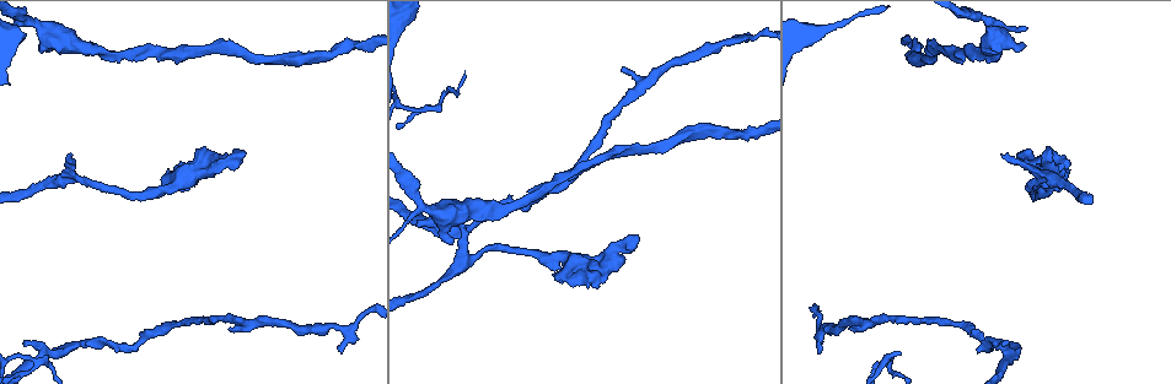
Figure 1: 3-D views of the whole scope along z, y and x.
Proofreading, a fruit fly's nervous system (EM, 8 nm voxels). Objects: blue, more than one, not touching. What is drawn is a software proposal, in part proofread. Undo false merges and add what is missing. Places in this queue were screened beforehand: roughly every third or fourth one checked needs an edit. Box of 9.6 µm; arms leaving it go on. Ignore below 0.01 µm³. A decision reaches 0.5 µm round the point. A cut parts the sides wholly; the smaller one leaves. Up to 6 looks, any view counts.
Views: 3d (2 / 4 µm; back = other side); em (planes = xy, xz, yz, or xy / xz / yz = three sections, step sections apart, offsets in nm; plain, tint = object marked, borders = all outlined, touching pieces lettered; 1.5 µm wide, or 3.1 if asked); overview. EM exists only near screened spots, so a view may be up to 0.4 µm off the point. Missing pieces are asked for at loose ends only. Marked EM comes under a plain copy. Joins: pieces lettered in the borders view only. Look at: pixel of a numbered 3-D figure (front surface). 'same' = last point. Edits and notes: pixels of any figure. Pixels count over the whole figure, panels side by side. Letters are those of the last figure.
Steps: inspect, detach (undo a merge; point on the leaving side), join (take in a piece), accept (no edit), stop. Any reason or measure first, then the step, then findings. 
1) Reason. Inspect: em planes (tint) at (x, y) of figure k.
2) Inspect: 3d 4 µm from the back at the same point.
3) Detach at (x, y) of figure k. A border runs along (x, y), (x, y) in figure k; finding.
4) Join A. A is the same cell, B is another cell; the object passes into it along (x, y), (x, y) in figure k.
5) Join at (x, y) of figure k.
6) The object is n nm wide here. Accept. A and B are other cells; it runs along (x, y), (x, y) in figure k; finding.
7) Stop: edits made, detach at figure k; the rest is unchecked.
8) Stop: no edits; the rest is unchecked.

Tapers out. Inspect: em planes (borders) at (622, 71) of figure 1.

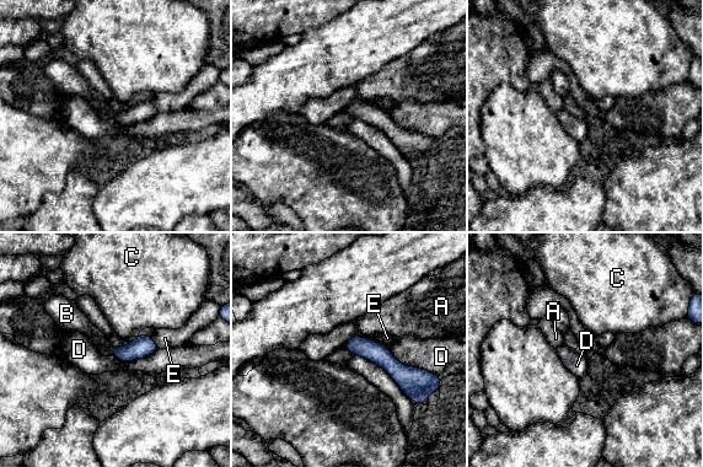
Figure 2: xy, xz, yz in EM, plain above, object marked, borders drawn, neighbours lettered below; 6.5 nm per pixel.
Join B. B is the same cell, A, C, D and E are other cells; the object passes into it along (580, 349), (577, 347), (569, 338) in figure 2; it goes on there.

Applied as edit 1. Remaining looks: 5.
Branch stops here. Inspect: 3d 2 µm at (1017, 155) of figure 1.

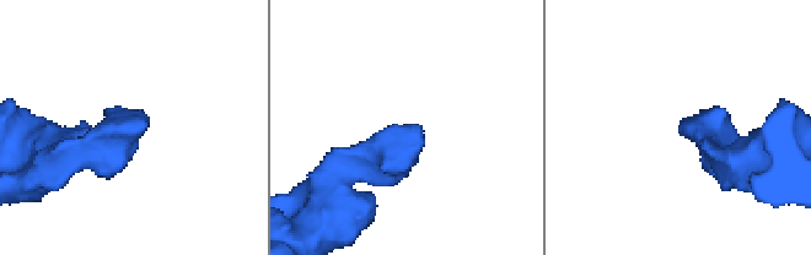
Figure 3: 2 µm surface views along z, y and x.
Inspect: em planes (borders) at (409, 127) of figure 3.

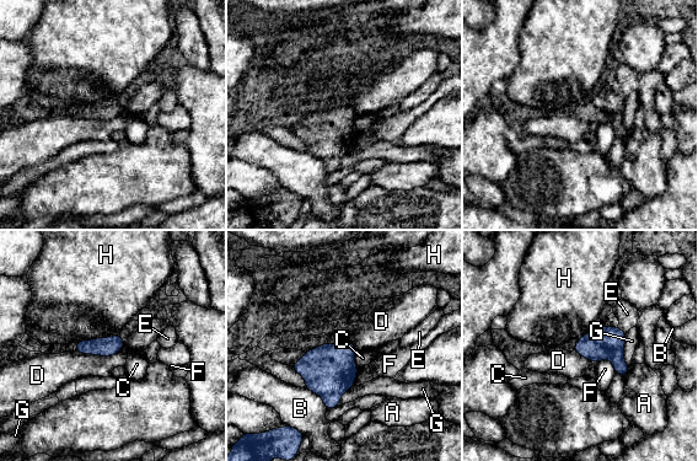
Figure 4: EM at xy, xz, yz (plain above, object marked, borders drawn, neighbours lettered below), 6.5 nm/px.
Accept. A, B, C, D, E, F, G and H are other cells; a border runs along (123, 343), (109, 355), (76, 350) in figure 4; none of them fits.

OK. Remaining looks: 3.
Branch stops here. Inspect: em planes (borders) at (69, 158) of figure 1.

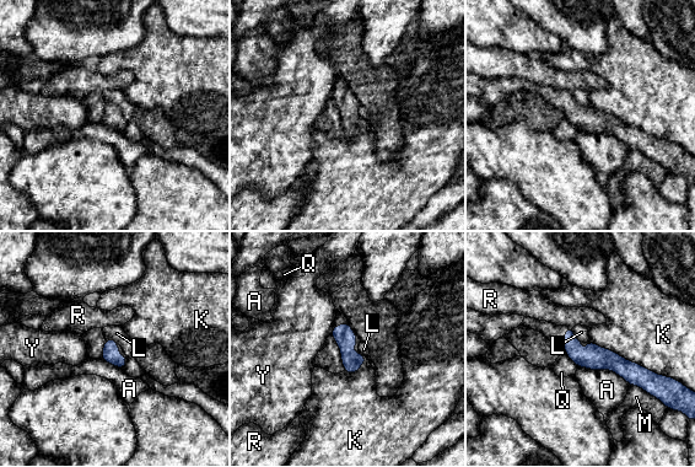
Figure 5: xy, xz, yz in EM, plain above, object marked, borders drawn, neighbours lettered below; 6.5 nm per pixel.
Accept. A, K, L, M, Q, R and Y are other cells; it runs along (569, 331), (585, 355), (651, 377) in figure 5; none of them fits.

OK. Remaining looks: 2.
Stop: edits made, join at figure 2; the rest is unchecked.

